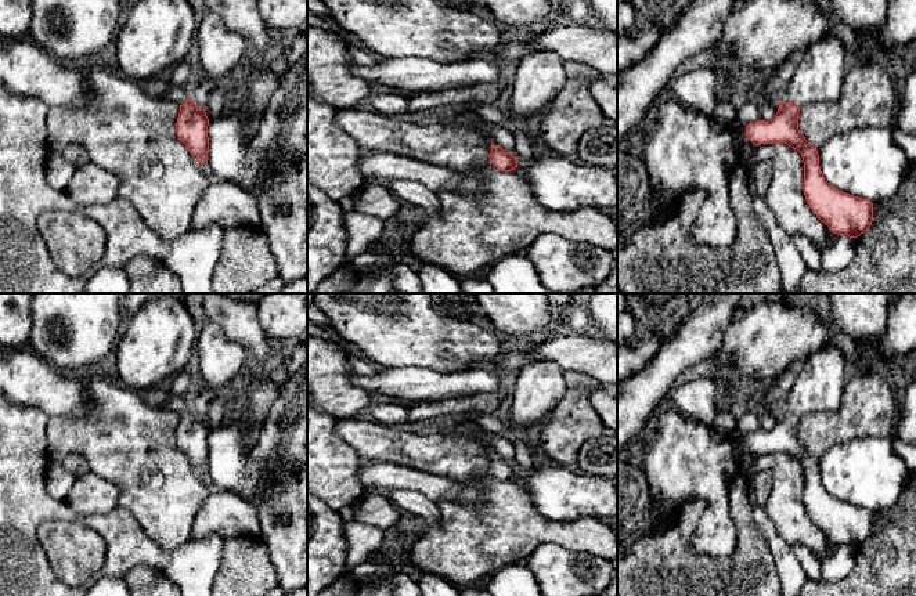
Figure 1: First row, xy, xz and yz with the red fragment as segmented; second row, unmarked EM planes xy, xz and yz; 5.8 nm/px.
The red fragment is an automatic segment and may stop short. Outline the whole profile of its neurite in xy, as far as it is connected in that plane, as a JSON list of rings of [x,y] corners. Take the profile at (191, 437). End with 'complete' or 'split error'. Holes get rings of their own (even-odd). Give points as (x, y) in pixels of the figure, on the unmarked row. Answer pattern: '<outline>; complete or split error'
[[[166,386],[165,408],[180,415],[180,422],[176,433],[176,443],[181,452],[184,452],[191,465],[205,474],[209,462],[208,436],[209,429],[205,419],[196,416],[191,407],[187,405],[185,394],[176,394]]]; split error

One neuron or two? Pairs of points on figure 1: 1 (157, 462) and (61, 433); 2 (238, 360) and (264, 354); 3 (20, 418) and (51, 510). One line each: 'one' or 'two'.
1: one
2: two
3: one

